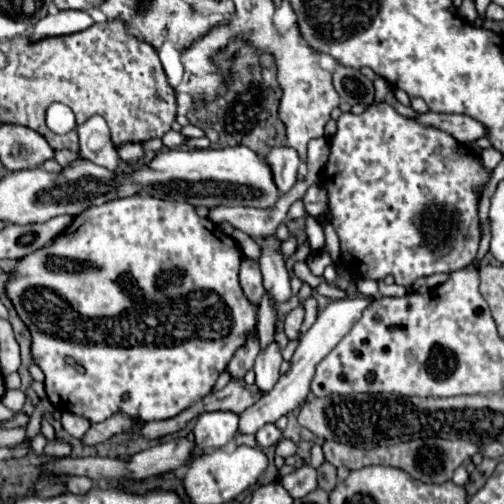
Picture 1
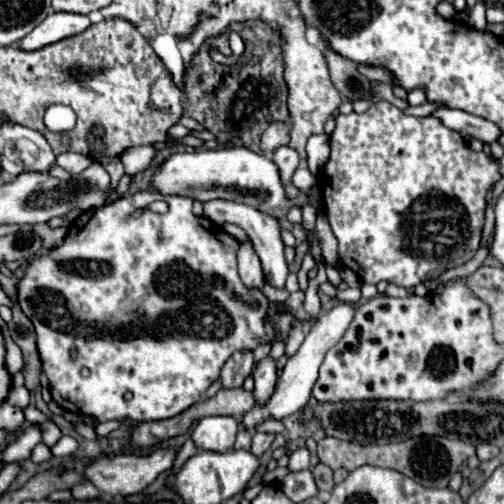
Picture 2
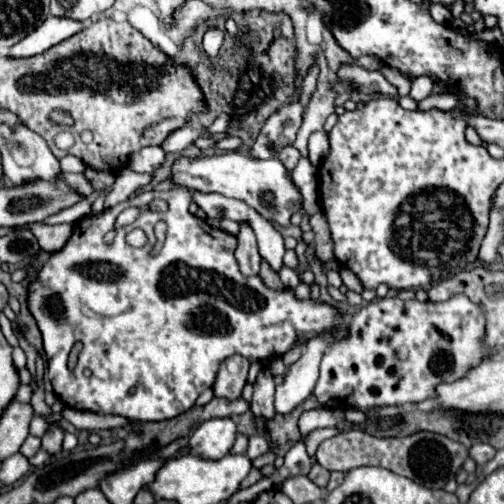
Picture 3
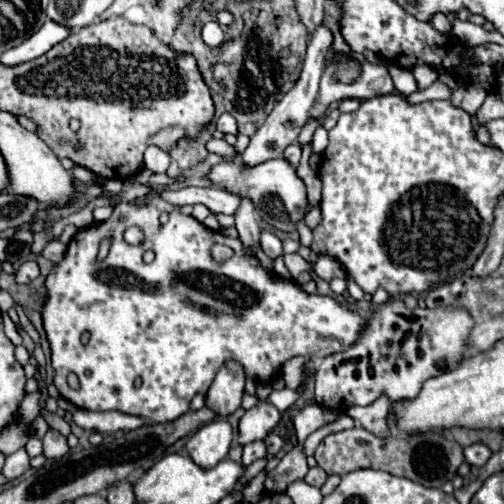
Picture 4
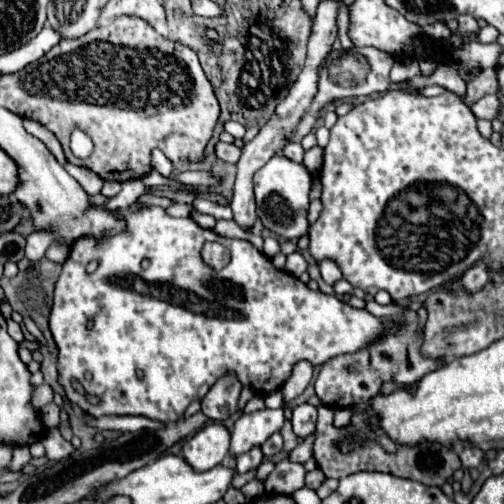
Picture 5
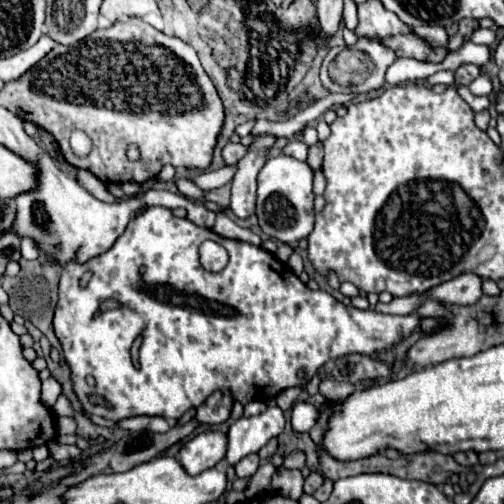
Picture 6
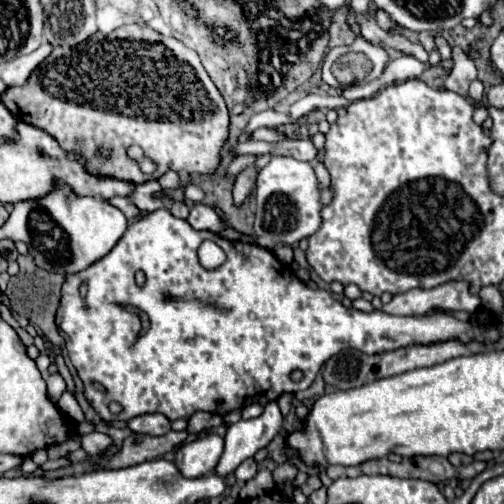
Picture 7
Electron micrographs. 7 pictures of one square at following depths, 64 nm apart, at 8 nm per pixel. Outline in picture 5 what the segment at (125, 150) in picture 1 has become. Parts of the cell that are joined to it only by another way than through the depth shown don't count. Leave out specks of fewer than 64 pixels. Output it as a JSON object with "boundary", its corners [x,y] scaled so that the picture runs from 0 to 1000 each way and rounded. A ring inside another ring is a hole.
{"boundary":[[[306,294],[302,298],[302,306],[298,306],[298,321],[302,321],[302,333],[310,337],[310,341],[317,341],[321,349],[337,349],[337,341],[341,341],[341,321],[313,298],[313,294]]]}

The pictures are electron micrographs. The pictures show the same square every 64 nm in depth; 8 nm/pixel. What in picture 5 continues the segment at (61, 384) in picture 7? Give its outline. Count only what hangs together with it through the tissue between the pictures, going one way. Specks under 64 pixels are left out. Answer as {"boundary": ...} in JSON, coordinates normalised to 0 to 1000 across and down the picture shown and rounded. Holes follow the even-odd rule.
{"boundary":[[[83,762],[83,766],[75,766],[75,770],[67,774],[60,802],[63,802],[63,810],[79,813],[79,810],[91,806],[95,798],[103,798],[103,770],[99,770],[95,762]]]}

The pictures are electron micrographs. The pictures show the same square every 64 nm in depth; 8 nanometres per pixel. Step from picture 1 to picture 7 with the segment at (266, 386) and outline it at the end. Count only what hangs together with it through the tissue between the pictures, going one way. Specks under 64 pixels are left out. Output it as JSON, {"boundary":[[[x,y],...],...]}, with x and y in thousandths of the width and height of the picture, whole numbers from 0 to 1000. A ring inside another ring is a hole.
{"boundary":[[[536,798],[512,829],[476,833],[452,845],[444,901],[429,925],[433,944],[452,944],[488,909],[500,909],[516,889],[532,885],[560,849],[560,821],[548,798]]]}

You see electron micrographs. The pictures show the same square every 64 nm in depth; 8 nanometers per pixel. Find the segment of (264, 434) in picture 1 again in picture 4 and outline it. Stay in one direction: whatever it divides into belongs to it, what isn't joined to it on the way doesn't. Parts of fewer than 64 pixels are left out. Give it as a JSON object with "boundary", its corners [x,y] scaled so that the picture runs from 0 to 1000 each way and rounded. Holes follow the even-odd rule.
{"boundary":[[[504,873],[496,881],[484,885],[484,901],[480,901],[480,921],[496,925],[504,913],[524,909],[528,905],[528,881],[520,873]]]}

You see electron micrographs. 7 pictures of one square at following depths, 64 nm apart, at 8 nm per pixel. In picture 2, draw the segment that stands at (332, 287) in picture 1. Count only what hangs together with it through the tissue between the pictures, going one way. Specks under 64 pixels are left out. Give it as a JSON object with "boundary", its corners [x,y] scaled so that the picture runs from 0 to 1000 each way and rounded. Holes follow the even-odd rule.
{"boundary":[[[687,571],[687,575],[667,575],[667,591],[679,599],[698,599],[706,603],[714,595],[714,575],[710,571]]]}

